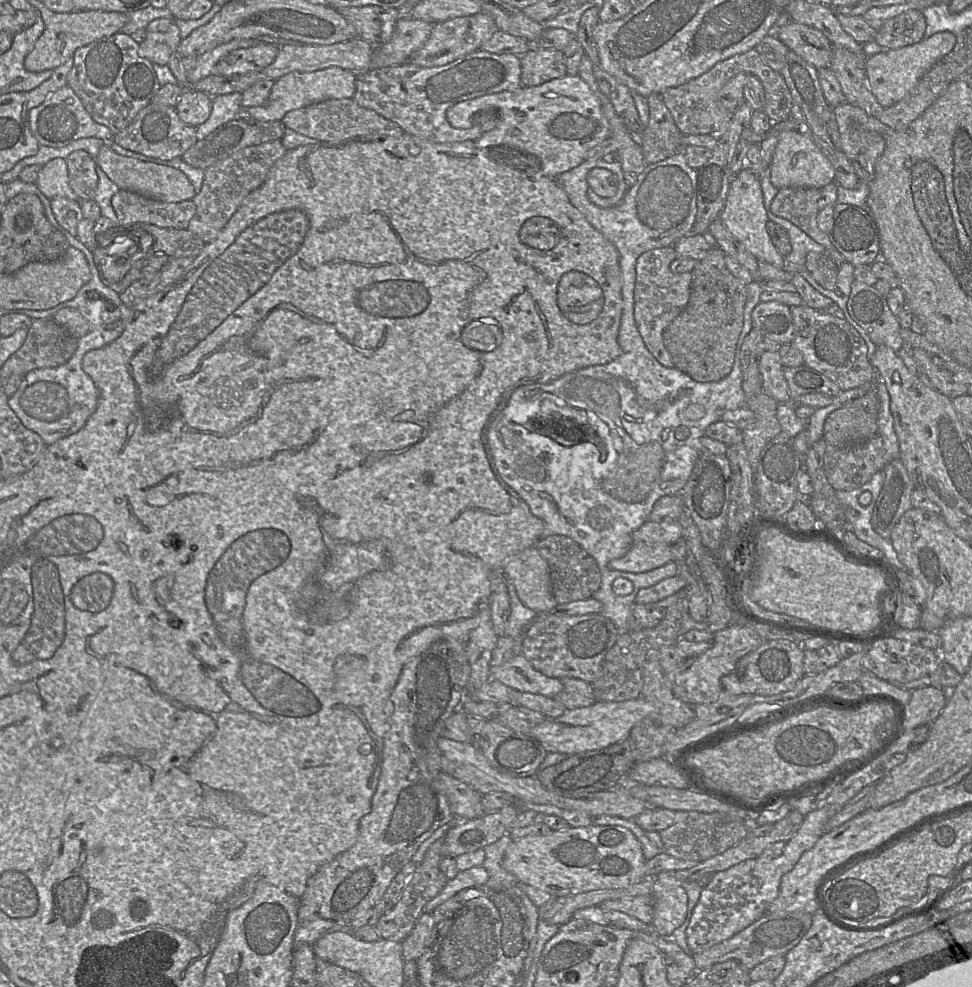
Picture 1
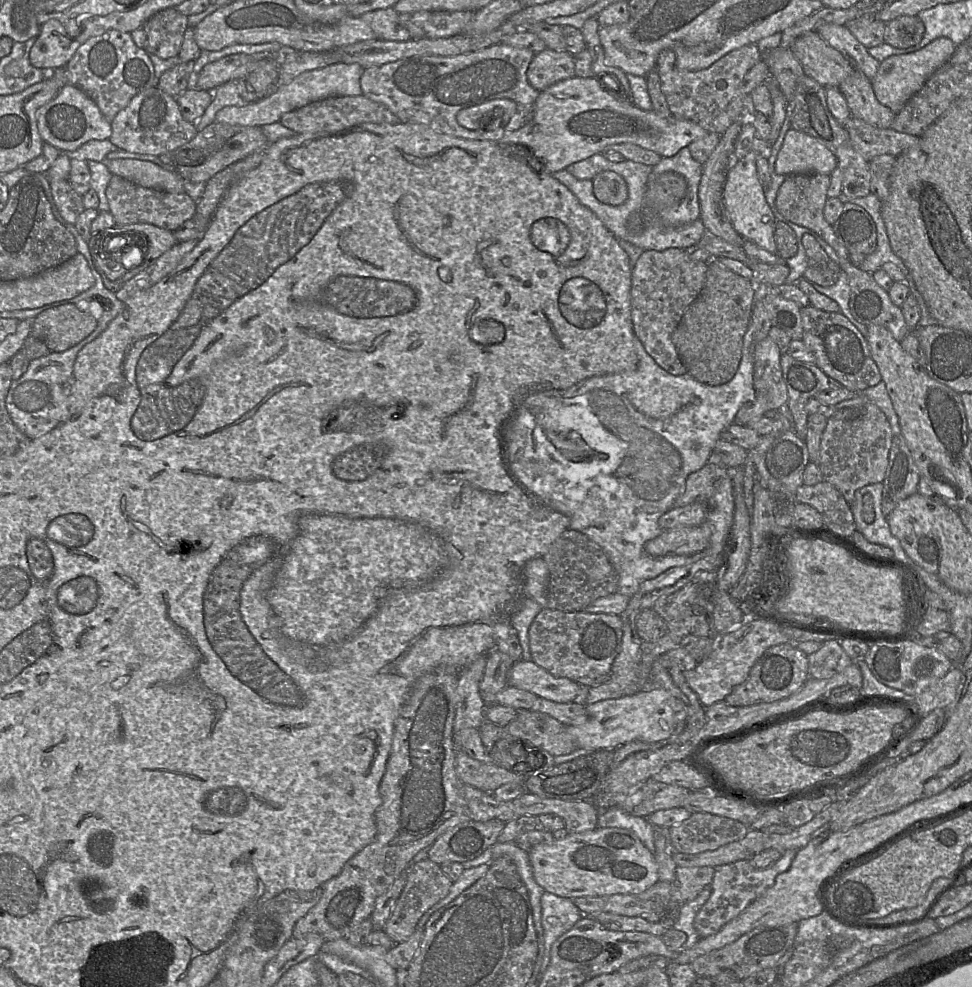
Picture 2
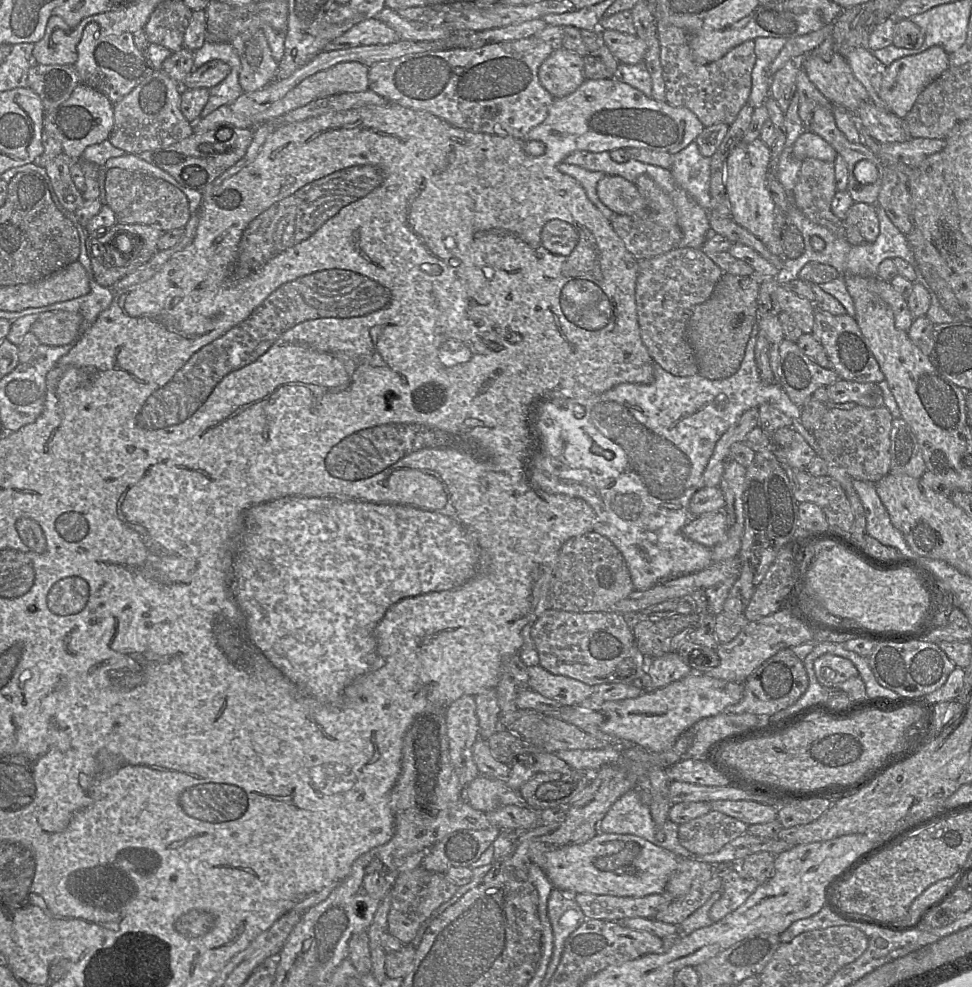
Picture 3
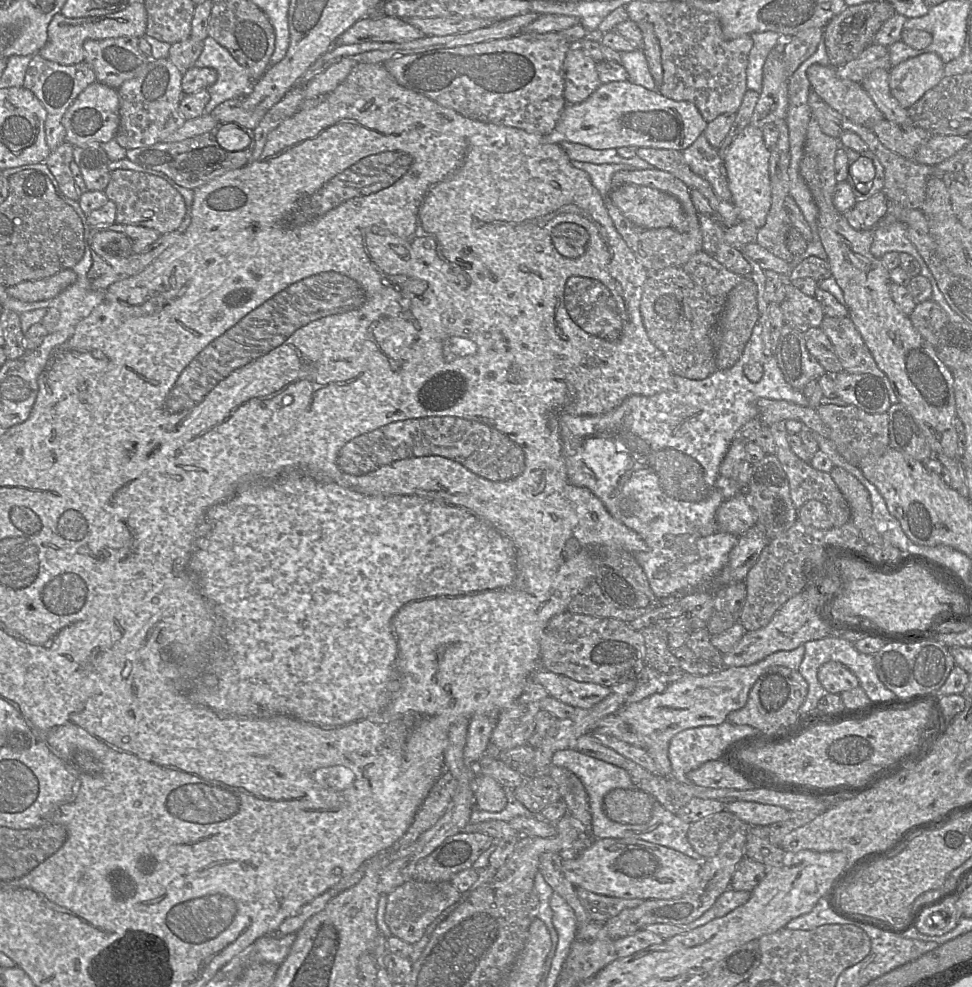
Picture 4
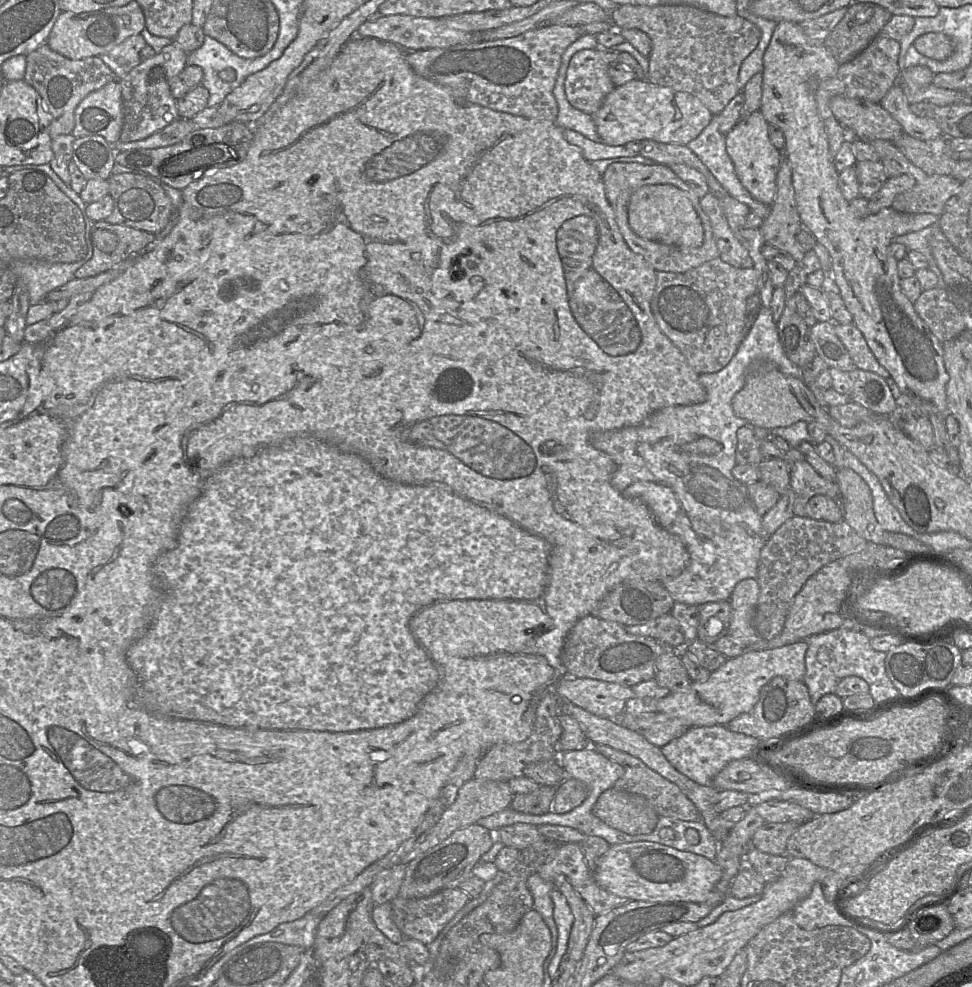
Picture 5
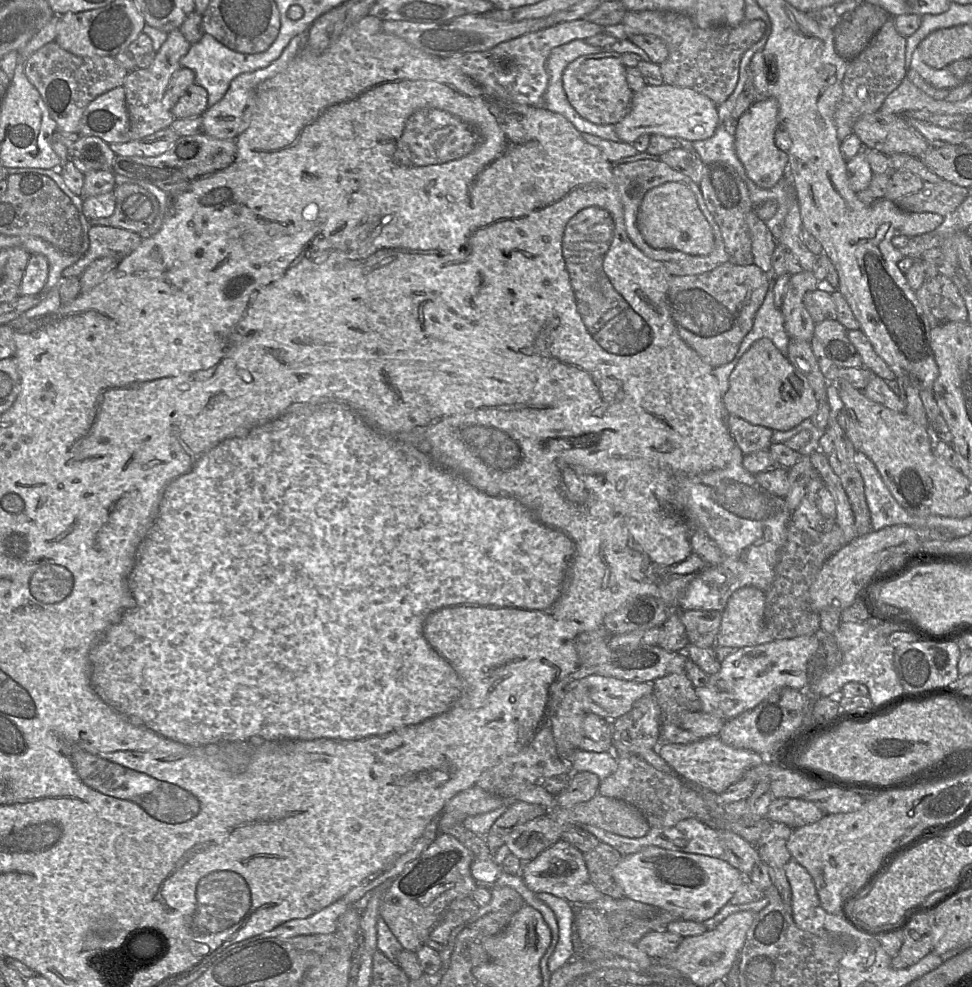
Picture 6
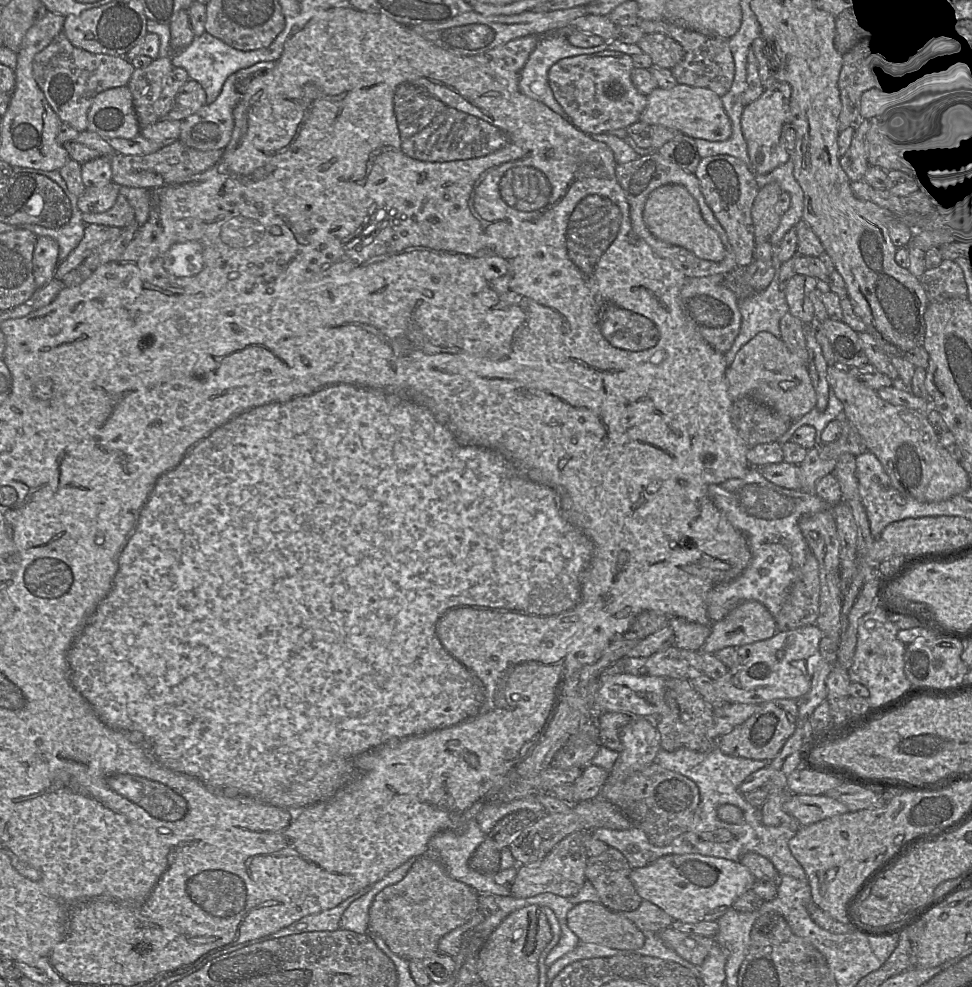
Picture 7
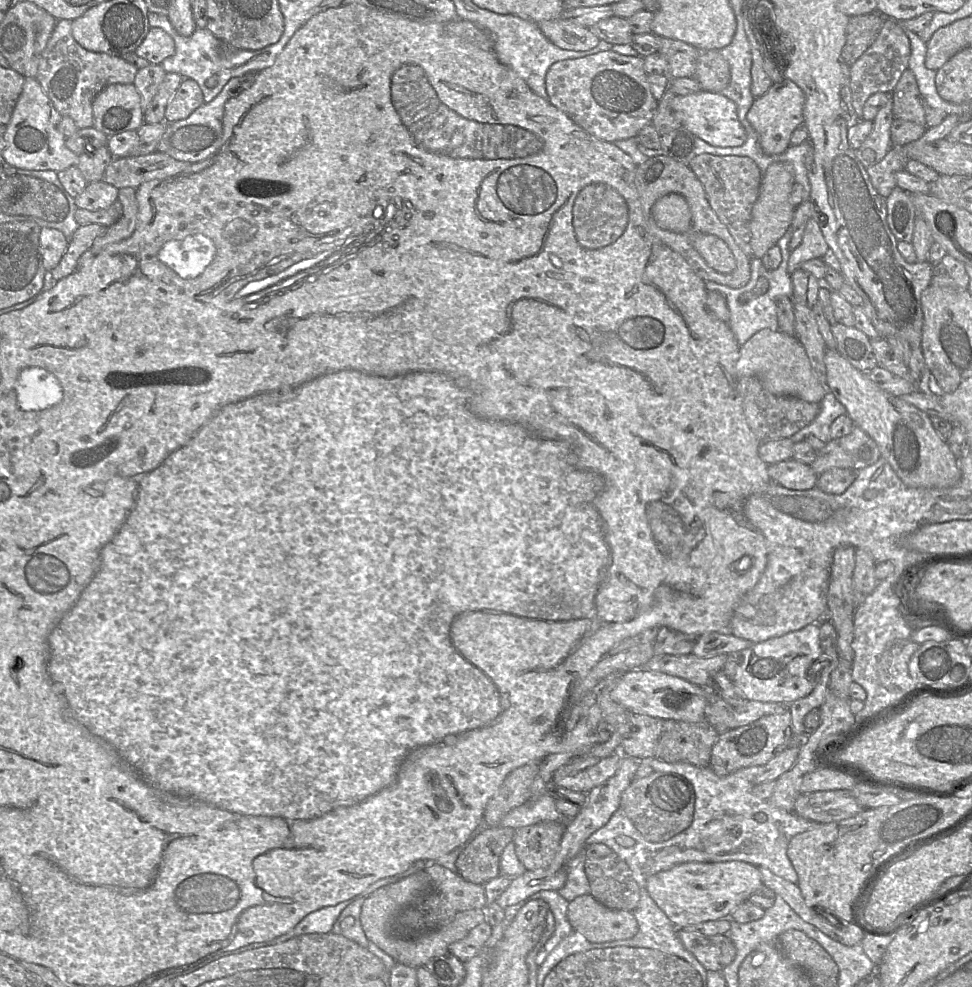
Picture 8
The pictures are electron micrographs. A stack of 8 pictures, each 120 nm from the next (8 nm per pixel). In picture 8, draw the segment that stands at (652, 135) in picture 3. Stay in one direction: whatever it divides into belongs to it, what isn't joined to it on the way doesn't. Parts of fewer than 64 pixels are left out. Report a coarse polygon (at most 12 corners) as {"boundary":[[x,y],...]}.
{"boundary":[[702,90],[675,95],[683,127],[712,146],[747,140],[736,104]]}

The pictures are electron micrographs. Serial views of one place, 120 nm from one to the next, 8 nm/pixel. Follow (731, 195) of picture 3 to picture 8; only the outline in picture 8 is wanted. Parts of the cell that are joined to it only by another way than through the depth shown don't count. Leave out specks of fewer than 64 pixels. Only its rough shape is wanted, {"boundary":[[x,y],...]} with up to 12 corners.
{"boundary":[[789,79],[755,98],[746,118],[763,153],[779,155],[804,123]]}

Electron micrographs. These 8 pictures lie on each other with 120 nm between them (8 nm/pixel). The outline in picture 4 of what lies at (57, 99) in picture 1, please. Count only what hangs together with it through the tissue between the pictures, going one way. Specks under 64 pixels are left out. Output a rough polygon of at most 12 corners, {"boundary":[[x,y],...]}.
{"boundary":[[98,81],[62,118],[73,146],[115,139],[117,89]]}

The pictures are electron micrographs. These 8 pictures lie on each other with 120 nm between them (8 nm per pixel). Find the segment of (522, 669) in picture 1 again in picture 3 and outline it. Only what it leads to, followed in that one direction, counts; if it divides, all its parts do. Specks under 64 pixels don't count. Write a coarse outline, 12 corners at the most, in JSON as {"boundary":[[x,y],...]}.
{"boundary":[[527,667],[529,689],[561,706],[578,706],[593,686]]}

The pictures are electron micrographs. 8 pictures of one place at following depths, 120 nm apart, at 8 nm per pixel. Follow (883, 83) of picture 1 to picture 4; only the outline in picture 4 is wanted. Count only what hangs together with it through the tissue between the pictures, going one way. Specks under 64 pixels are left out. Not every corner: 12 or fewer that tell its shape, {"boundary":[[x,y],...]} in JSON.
{"boundary":[[936,53],[889,70],[889,88],[908,109],[944,77]]}

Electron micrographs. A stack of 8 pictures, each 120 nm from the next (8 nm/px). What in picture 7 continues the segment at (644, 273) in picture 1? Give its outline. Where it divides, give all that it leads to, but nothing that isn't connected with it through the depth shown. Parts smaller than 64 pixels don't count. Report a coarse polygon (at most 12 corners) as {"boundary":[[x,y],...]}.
{"boundary":[[772,261],[686,277],[681,308],[725,354],[739,334],[739,300],[765,290]]}

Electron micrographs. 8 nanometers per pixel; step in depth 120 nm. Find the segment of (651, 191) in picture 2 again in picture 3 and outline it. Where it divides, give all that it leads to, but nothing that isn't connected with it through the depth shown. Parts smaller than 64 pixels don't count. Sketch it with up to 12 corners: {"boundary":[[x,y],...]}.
{"boundary":[[695,141],[672,154],[677,185],[711,210],[710,157]]}

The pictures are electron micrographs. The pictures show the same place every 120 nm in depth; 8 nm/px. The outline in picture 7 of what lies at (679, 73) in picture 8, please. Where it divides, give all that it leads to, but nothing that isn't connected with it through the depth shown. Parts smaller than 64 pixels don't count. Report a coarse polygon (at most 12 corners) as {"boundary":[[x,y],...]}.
{"boundary":[[665,34],[644,35],[637,45],[655,67],[671,70],[684,57]]}

